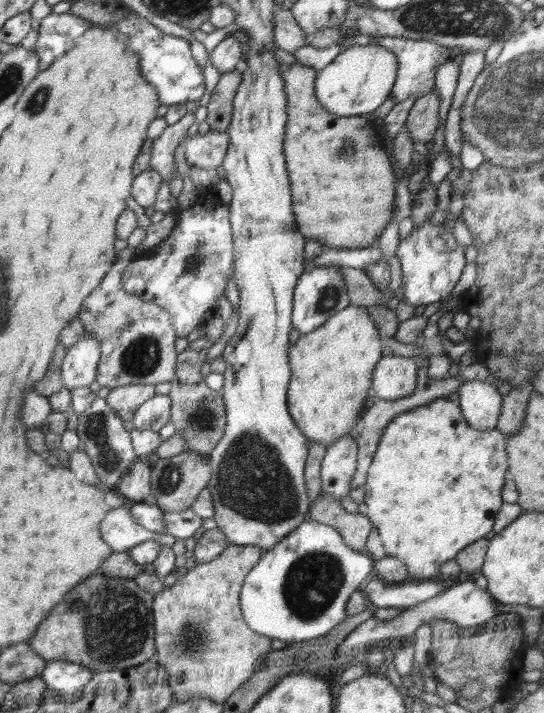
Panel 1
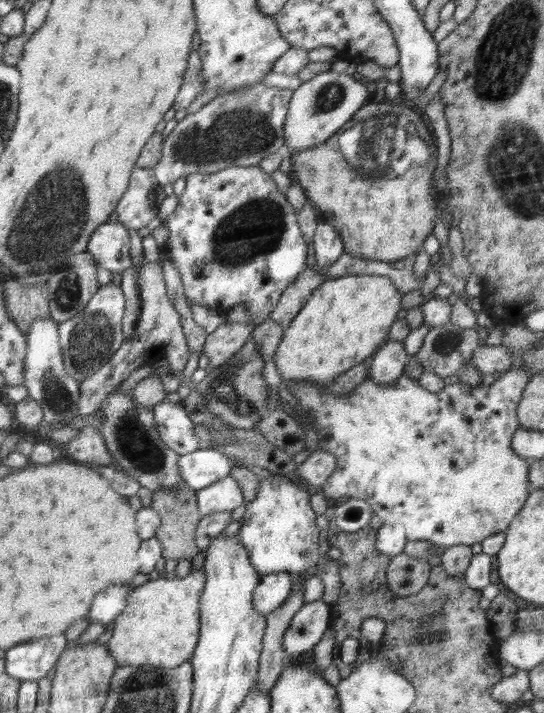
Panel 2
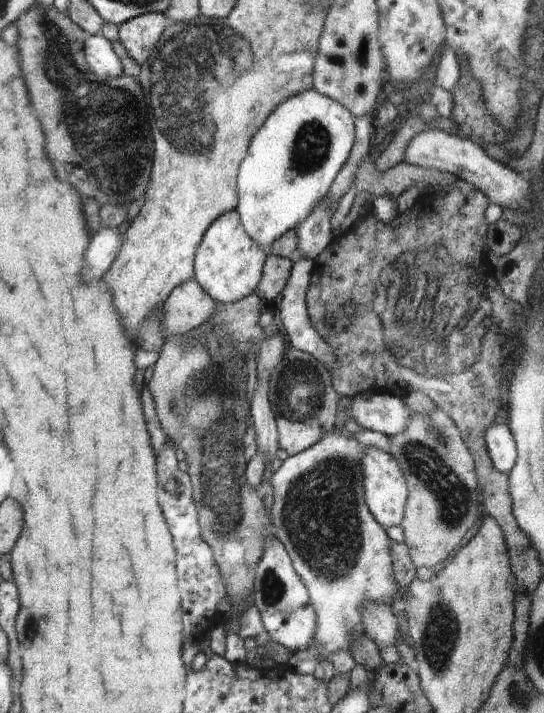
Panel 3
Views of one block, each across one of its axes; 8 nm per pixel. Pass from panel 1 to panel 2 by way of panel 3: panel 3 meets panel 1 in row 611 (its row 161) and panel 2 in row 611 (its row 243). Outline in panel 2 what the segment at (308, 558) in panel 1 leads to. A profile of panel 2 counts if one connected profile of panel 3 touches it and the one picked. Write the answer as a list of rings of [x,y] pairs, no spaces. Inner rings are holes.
[[[287,572],[260,574],[258,585],[252,593],[254,610],[266,616],[279,609],[292,592],[293,581],[294,575]]]

